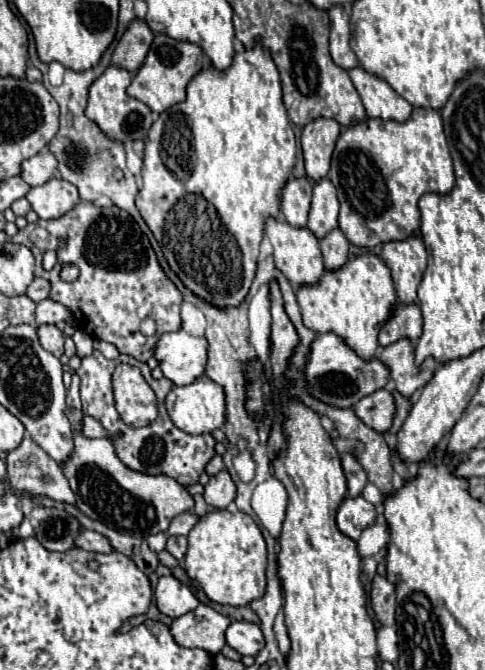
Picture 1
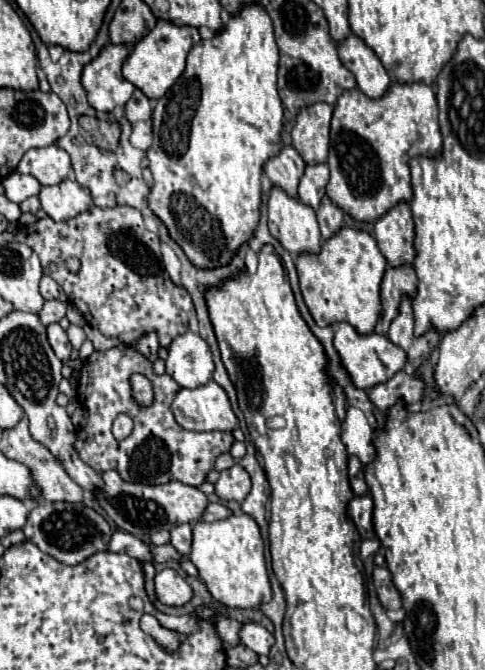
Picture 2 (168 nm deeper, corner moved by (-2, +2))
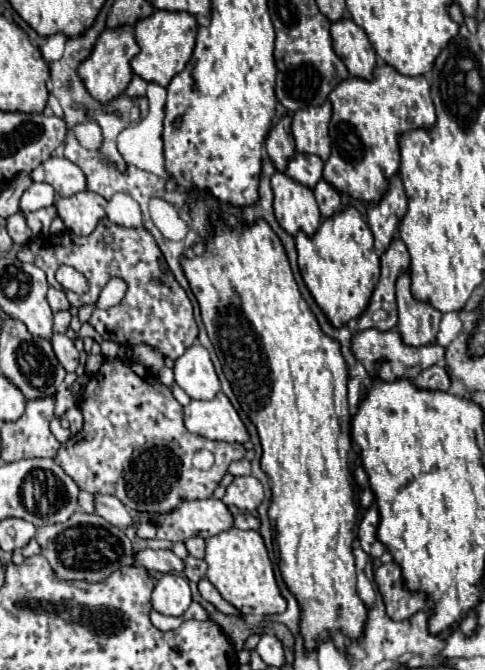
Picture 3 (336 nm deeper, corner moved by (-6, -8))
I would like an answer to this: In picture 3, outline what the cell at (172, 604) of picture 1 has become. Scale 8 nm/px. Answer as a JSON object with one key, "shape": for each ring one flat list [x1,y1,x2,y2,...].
{"shape":[[175,573,163,575,155,583,151,603,153,603,153,609,163,615,181,617,191,605,191,589,187,579]]}

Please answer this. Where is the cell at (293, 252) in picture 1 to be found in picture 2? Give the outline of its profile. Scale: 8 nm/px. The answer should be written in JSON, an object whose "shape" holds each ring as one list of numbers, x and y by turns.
{"shape":[[273,187,267,211,271,235,277,237,289,253,297,255,319,251,321,233,315,211,309,205,303,205,297,197,287,195,279,187]]}

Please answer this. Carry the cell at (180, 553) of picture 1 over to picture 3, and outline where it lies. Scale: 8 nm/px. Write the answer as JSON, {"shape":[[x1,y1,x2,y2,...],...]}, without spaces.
{"shape":[[191,537,191,539,185,541,185,547,187,547,189,555,201,559,201,557,203,557,203,551,205,551,205,539,201,539,201,537]]}

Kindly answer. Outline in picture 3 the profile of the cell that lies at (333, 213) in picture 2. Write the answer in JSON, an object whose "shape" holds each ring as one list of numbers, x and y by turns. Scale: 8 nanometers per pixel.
{"shape":[[323,179,317,183,313,193,315,193,315,201,319,205,323,219,331,219,333,215,337,215,341,211,341,195]]}

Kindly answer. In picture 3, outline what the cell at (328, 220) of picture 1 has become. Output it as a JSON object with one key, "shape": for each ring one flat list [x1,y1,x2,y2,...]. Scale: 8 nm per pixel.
{"shape":[[295,155,295,159,287,165,287,175,297,183,315,189,315,185,323,179,323,161,317,155]]}

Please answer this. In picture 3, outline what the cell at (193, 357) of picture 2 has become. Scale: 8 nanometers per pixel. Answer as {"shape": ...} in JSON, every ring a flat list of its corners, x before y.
{"shape":[[191,345,175,361,173,371,175,371,175,383,191,399,213,399,221,391,209,351,203,345]]}

